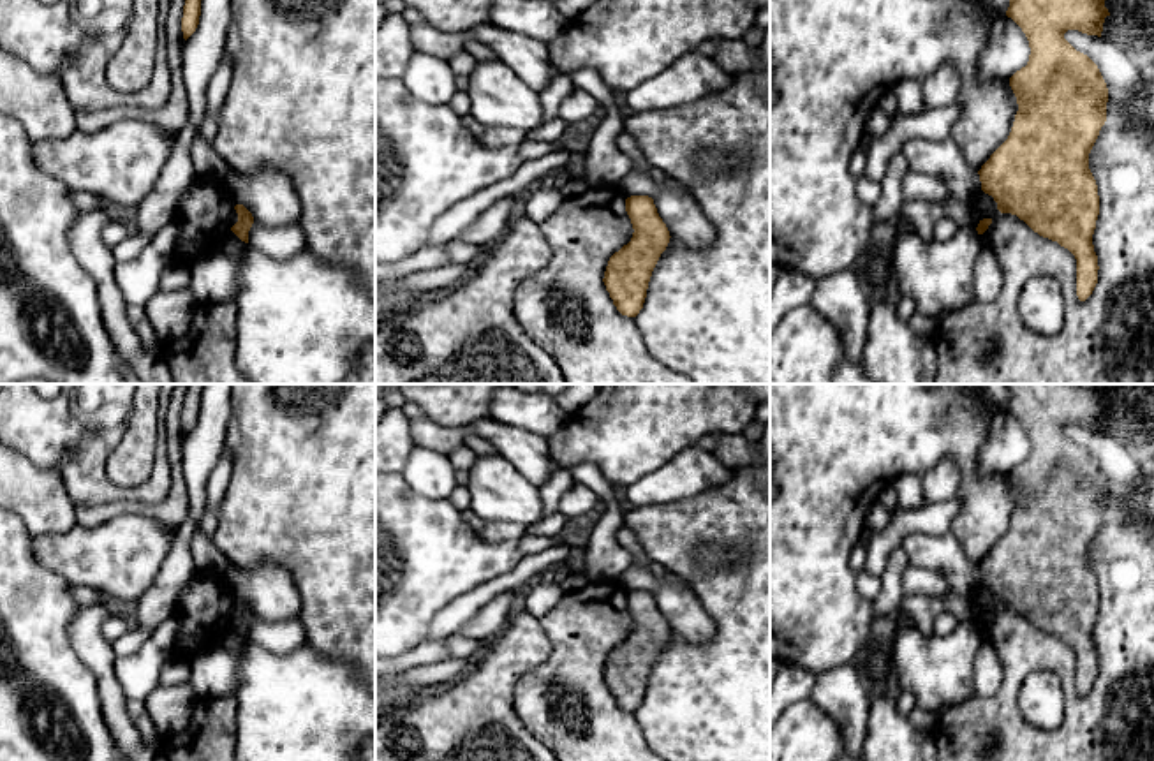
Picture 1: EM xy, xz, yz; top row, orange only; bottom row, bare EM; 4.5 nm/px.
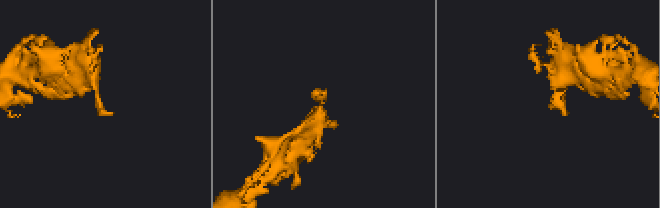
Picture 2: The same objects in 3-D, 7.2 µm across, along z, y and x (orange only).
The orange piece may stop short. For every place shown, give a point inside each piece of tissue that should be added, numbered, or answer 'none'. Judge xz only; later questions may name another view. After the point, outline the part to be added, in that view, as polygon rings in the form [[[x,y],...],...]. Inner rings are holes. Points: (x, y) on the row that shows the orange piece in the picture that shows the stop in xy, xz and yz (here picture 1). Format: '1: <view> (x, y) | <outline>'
none

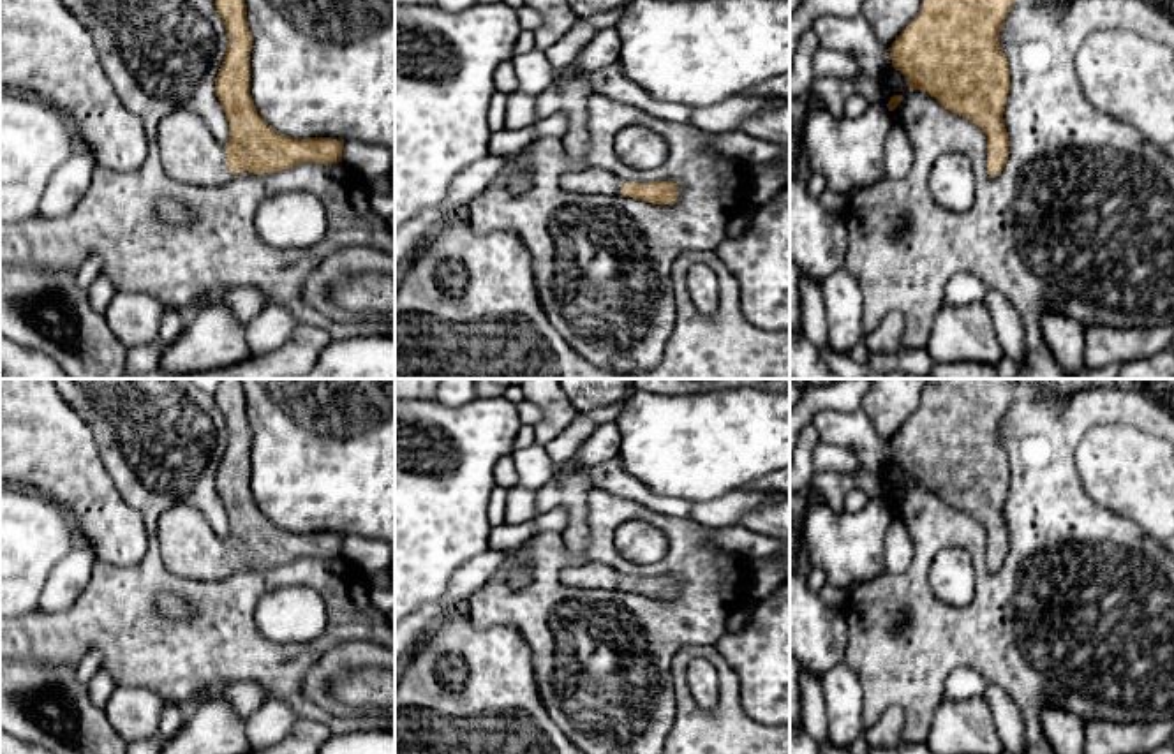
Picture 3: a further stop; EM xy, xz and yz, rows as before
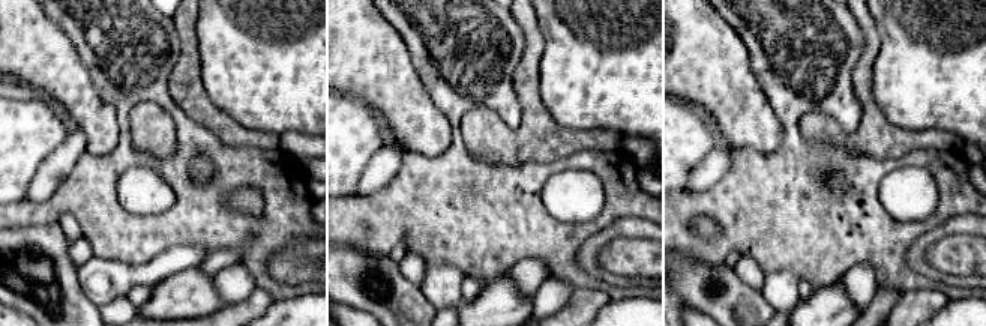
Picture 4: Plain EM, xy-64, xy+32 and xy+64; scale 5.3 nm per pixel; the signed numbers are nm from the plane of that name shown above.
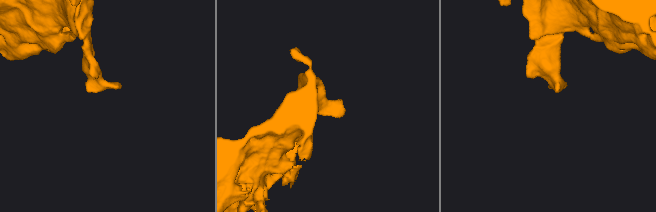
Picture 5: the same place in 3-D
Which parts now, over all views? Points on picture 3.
1: xy (189, 152) | [[[192,111],[169,113],[159,123],[157,144],[164,171],[178,181],[212,187],[233,178],[224,144]]]

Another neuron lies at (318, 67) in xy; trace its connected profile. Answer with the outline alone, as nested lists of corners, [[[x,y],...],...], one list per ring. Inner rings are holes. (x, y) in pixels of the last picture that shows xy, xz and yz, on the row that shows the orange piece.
[[[245,0],[252,35],[250,95],[279,134],[383,146],[395,155],[395,0]]]

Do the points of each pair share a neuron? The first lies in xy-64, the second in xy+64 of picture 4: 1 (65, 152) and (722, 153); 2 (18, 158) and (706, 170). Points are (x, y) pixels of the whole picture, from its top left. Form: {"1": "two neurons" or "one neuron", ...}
{"1": "one neuron", "2": "two neurons"}

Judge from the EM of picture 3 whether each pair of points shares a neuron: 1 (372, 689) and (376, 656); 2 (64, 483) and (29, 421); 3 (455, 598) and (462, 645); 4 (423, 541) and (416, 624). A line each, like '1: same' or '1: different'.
1: different
2: same
3: different
4: different

